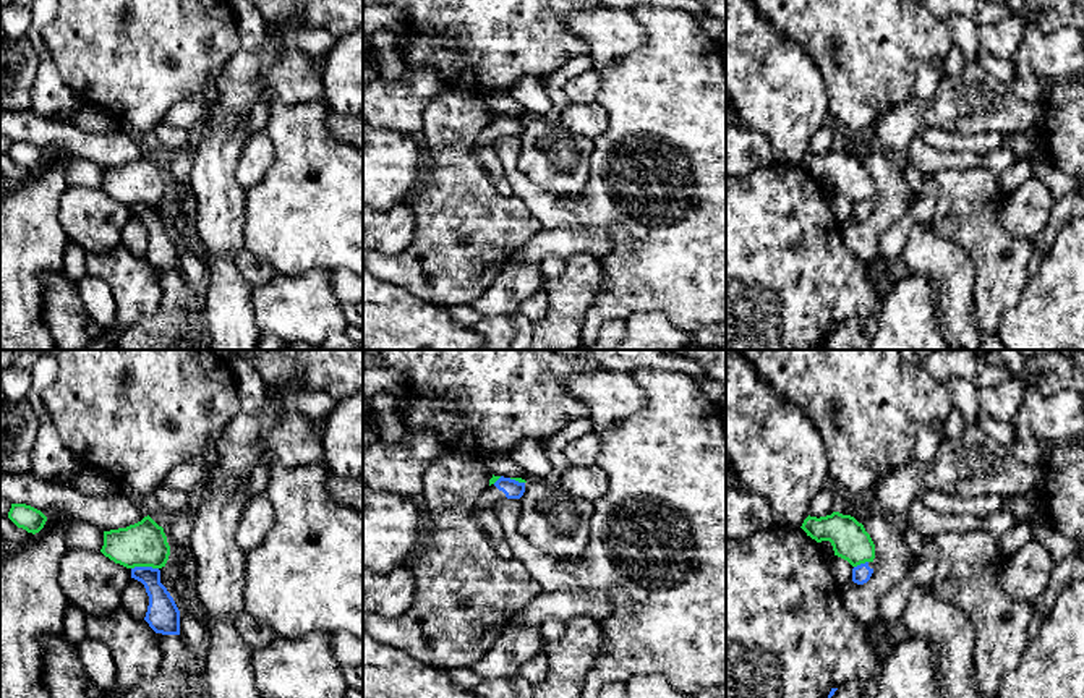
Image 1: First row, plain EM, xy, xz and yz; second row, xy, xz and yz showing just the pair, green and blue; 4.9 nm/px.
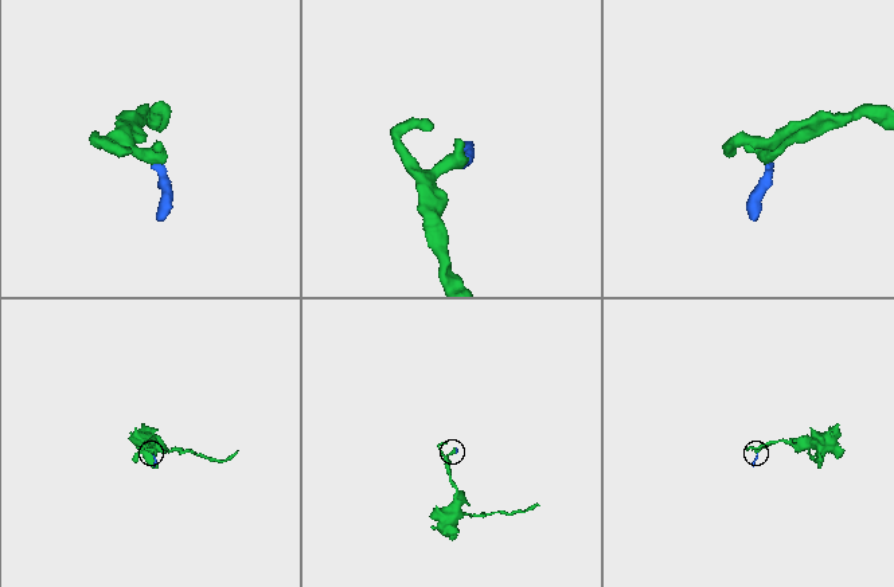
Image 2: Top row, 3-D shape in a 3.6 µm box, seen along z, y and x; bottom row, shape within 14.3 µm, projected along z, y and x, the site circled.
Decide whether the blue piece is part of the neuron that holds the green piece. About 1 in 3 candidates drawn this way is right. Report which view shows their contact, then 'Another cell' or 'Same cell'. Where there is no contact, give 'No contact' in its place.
Touches green in xy. Another cell

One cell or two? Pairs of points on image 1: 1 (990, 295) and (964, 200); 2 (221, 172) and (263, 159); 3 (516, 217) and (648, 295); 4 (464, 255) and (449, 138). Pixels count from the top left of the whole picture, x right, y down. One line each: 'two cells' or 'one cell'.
1: one cell
2: two cells
3: two cells
4: one cell

